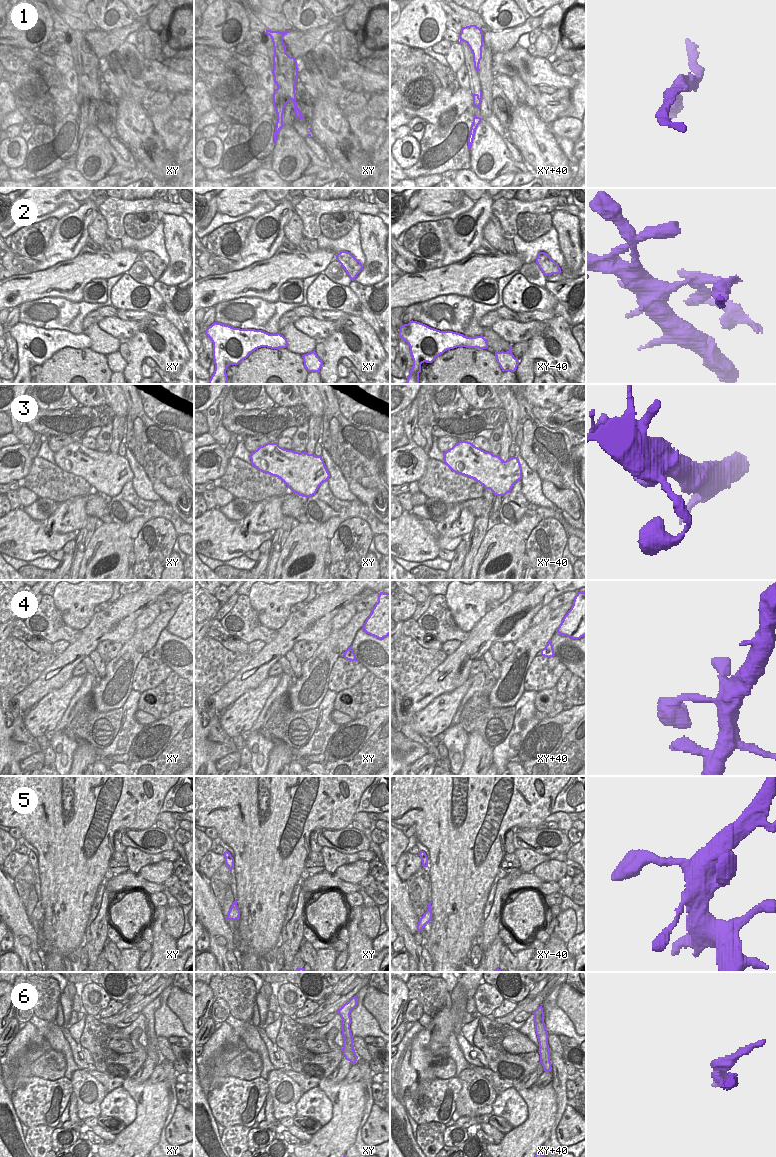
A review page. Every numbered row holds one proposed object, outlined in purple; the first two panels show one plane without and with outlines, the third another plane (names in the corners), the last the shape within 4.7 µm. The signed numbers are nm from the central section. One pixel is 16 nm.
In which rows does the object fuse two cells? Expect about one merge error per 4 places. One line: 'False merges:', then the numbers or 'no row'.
False merges: 1, 2, 6

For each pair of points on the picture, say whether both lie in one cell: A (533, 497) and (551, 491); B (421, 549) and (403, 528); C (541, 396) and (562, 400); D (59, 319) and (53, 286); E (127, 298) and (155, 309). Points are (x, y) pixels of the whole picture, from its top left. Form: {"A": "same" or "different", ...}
{"A": "different", "B": "same", "C": "same", "D": "different", "E": "same"}

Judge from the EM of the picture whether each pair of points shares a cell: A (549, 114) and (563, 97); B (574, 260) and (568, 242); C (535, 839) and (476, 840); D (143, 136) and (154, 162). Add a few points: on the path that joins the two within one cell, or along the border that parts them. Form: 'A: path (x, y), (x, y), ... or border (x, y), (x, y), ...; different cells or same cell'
A: path (550, 110), (559, 101); same cell
B: path (573, 256), (570, 246); same cell
C: border (518, 828), (515, 830); different cells
D: path (143, 143), (143, 150), (148, 157); same cell

